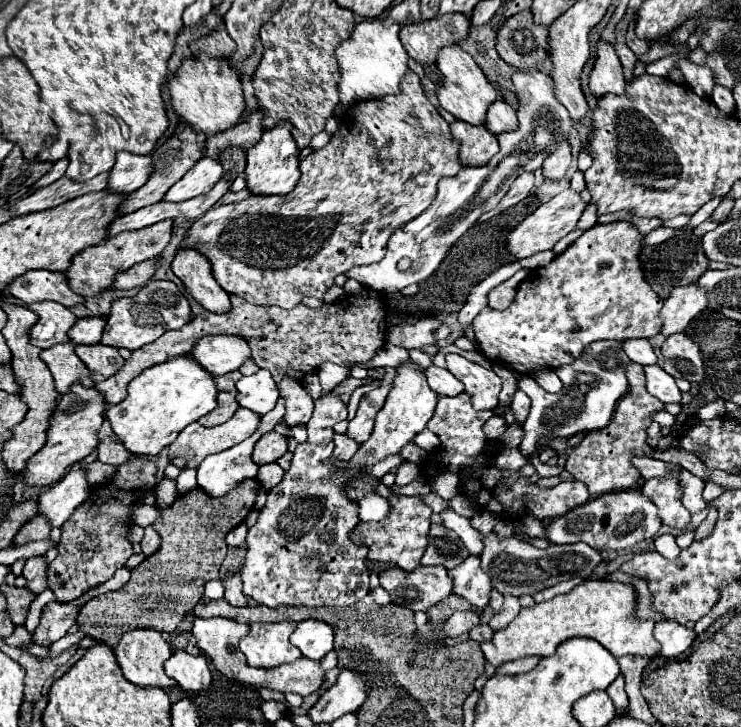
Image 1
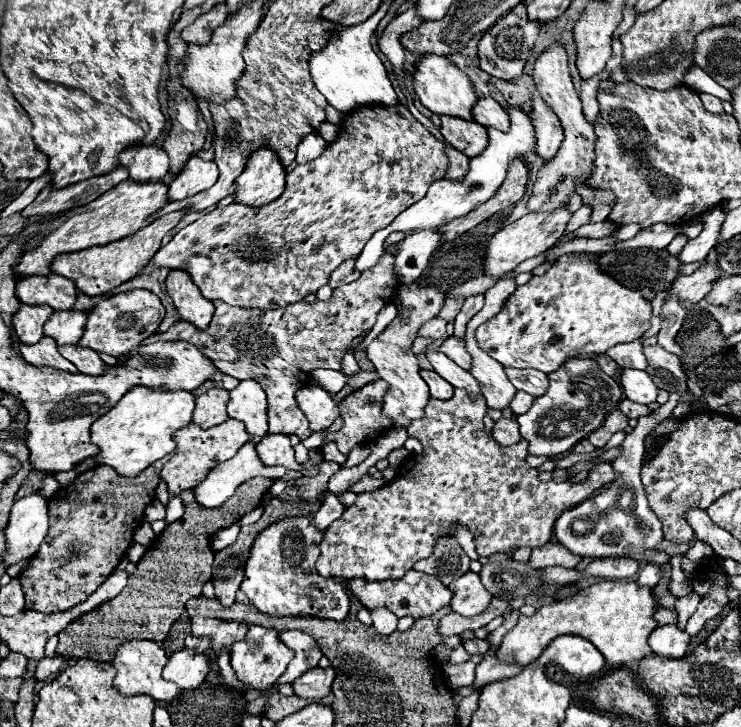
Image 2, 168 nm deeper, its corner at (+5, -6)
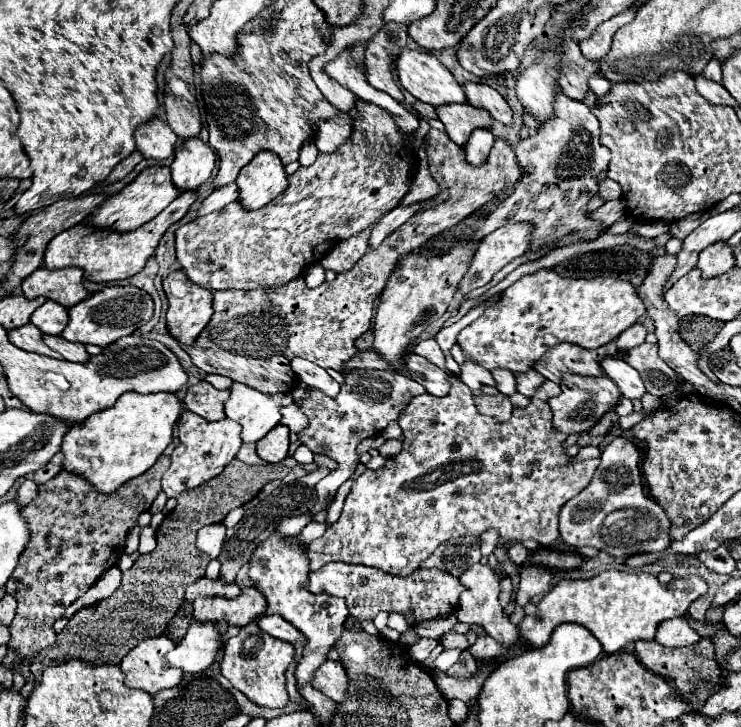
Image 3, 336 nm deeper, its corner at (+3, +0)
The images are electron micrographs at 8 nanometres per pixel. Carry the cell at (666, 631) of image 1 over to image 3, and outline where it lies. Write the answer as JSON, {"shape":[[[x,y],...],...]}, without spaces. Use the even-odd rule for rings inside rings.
{"shape":[[[686,616],[664,620],[664,646],[678,648],[678,646],[692,646],[700,640],[698,632],[688,624]]]}

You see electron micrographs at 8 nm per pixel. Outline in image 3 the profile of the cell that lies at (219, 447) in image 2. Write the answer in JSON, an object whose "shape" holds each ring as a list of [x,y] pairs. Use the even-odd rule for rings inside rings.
{"shape":[[[184,410],[178,418],[178,446],[170,454],[170,468],[162,476],[162,490],[168,498],[176,498],[184,490],[192,490],[202,486],[204,482],[222,474],[222,470],[230,464],[230,460],[240,450],[240,426],[236,422],[224,418],[220,422],[204,420],[188,410]]]}

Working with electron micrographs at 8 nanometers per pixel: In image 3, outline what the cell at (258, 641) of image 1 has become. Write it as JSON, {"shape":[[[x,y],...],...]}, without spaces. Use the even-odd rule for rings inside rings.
{"shape":[[[252,622],[244,626],[238,636],[230,638],[224,644],[224,658],[220,662],[220,672],[232,682],[236,690],[240,690],[254,704],[264,708],[284,708],[288,704],[284,672],[292,662],[292,658],[294,658],[292,644],[264,634],[256,626],[256,622]]]}

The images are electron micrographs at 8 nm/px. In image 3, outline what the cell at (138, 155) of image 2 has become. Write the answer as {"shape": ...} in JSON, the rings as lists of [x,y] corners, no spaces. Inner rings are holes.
{"shape":[[[156,116],[138,126],[134,138],[136,138],[136,148],[144,154],[144,158],[156,162],[164,162],[166,158],[170,158],[176,150],[176,140],[178,140],[168,122]]]}

